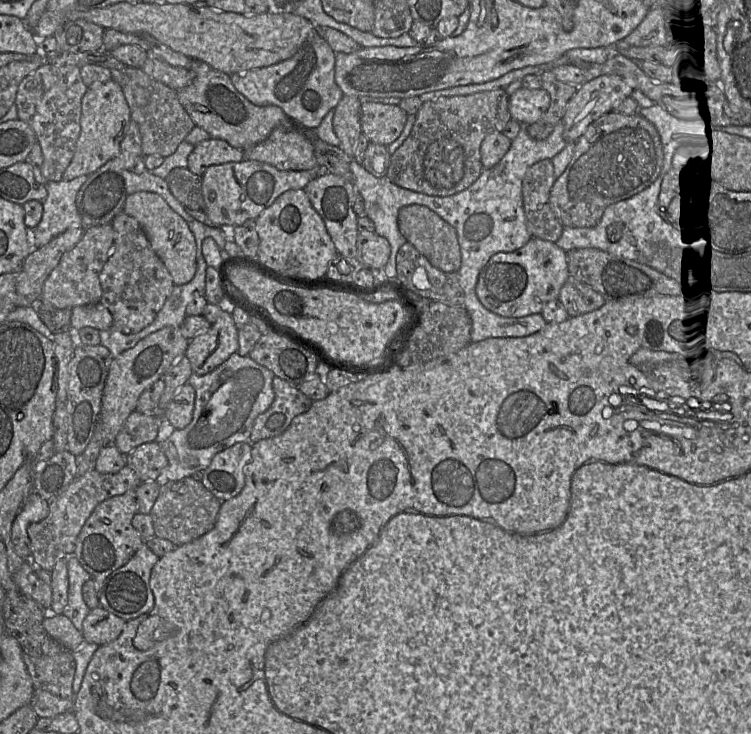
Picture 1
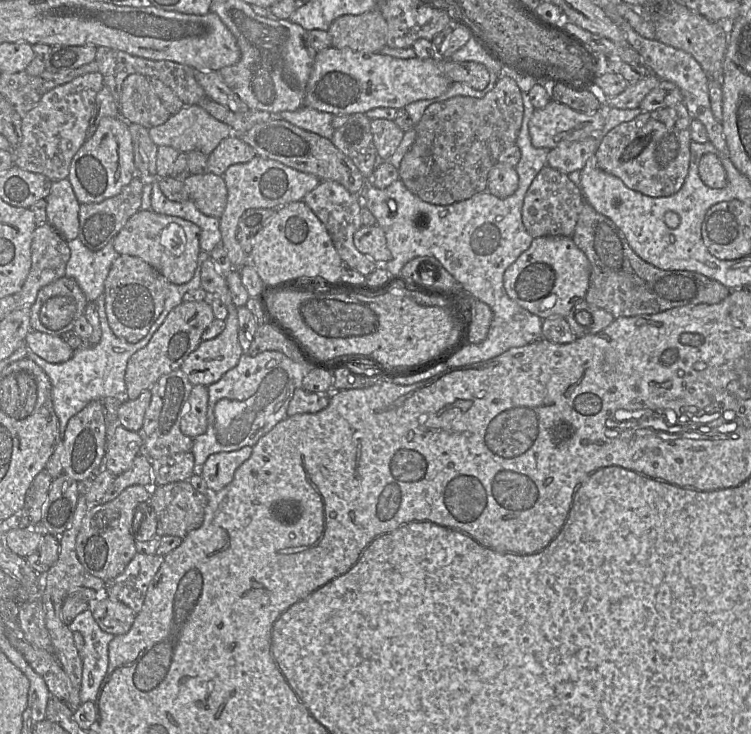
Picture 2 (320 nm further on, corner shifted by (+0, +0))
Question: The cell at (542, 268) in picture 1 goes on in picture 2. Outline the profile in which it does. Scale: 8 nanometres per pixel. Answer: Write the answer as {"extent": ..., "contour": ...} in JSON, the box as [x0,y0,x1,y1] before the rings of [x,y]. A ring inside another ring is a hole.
{"extent":[503,236,591,318],"contour":[[[542,236],[504,272],[503,287],[510,299],[542,318],[565,317],[586,295],[591,265],[572,237]]]}

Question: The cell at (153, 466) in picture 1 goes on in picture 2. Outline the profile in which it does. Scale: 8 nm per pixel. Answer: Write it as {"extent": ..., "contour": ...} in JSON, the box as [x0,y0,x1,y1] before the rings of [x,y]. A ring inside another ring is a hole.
{"extent":[152,452,195,485],"contour":[[[192,452],[178,453],[152,461],[153,485],[189,480],[195,473]]]}

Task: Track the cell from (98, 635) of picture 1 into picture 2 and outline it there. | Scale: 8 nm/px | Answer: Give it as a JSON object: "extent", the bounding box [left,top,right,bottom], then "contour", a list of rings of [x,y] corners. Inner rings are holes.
{"extent":[92,595,137,636],"contour":[[[104,595],[92,604],[92,613],[99,627],[115,636],[127,633],[137,614],[124,603]]]}

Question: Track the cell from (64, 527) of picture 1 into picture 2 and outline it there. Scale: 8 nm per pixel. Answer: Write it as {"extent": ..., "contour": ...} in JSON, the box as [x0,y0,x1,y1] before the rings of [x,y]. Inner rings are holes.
{"extent":[96,453,154,505],"contour":[[[144,453],[139,454],[125,472],[115,477],[105,494],[96,503],[100,505],[112,501],[132,485],[154,486],[152,461]]]}

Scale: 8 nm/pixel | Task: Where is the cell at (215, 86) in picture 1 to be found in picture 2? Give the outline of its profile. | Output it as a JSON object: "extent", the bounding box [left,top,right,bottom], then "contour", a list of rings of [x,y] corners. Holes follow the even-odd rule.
{"extent":[239,119,366,195],"contour":[[[272,119],[255,124],[239,136],[250,145],[257,156],[278,161],[298,171],[315,175],[321,181],[331,180],[343,185],[350,193],[359,195],[366,178],[353,161],[342,153],[330,139],[309,132],[283,119]]]}

